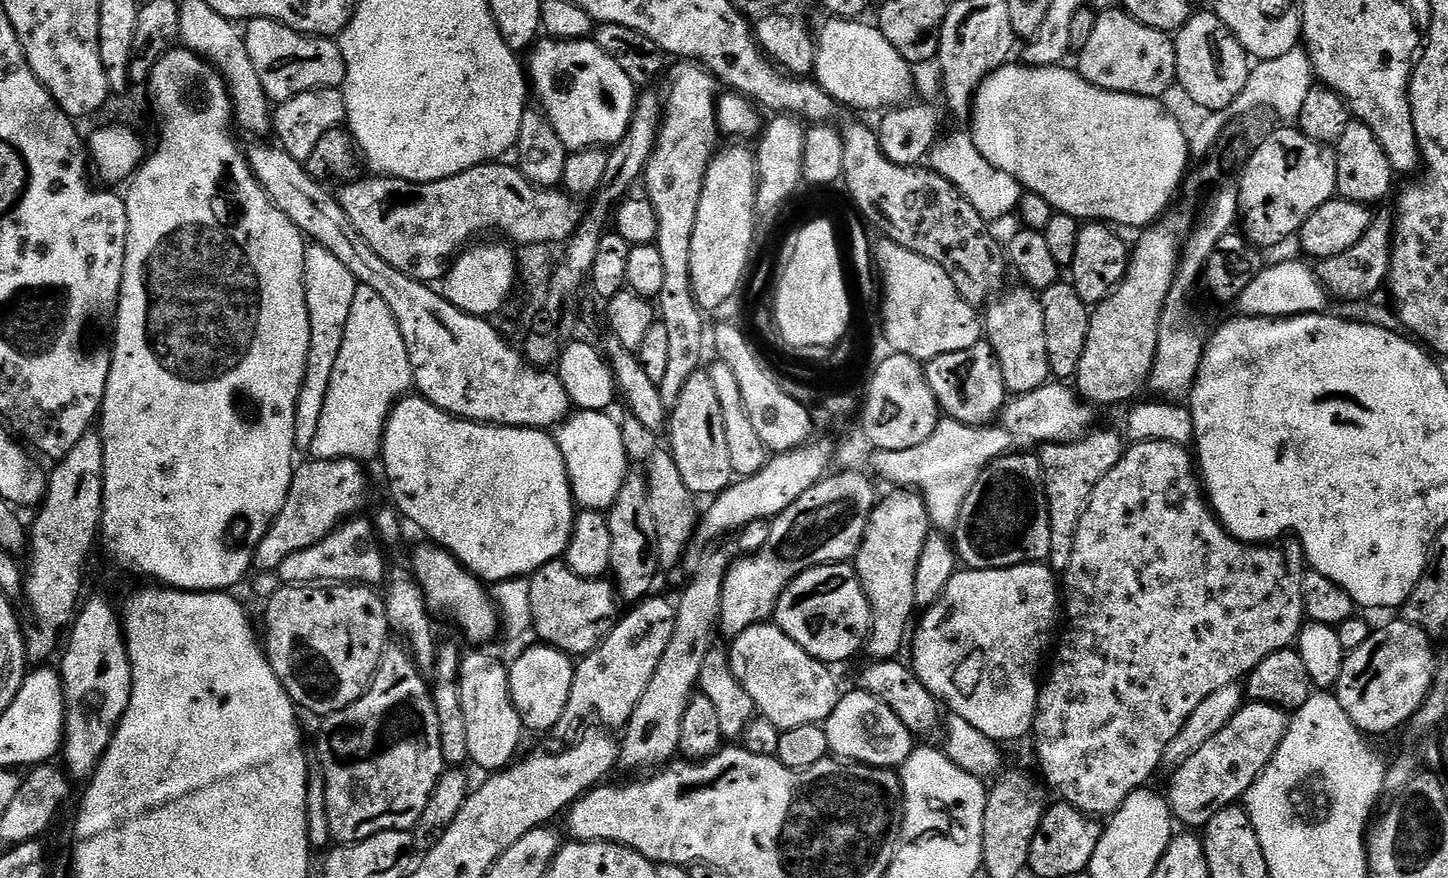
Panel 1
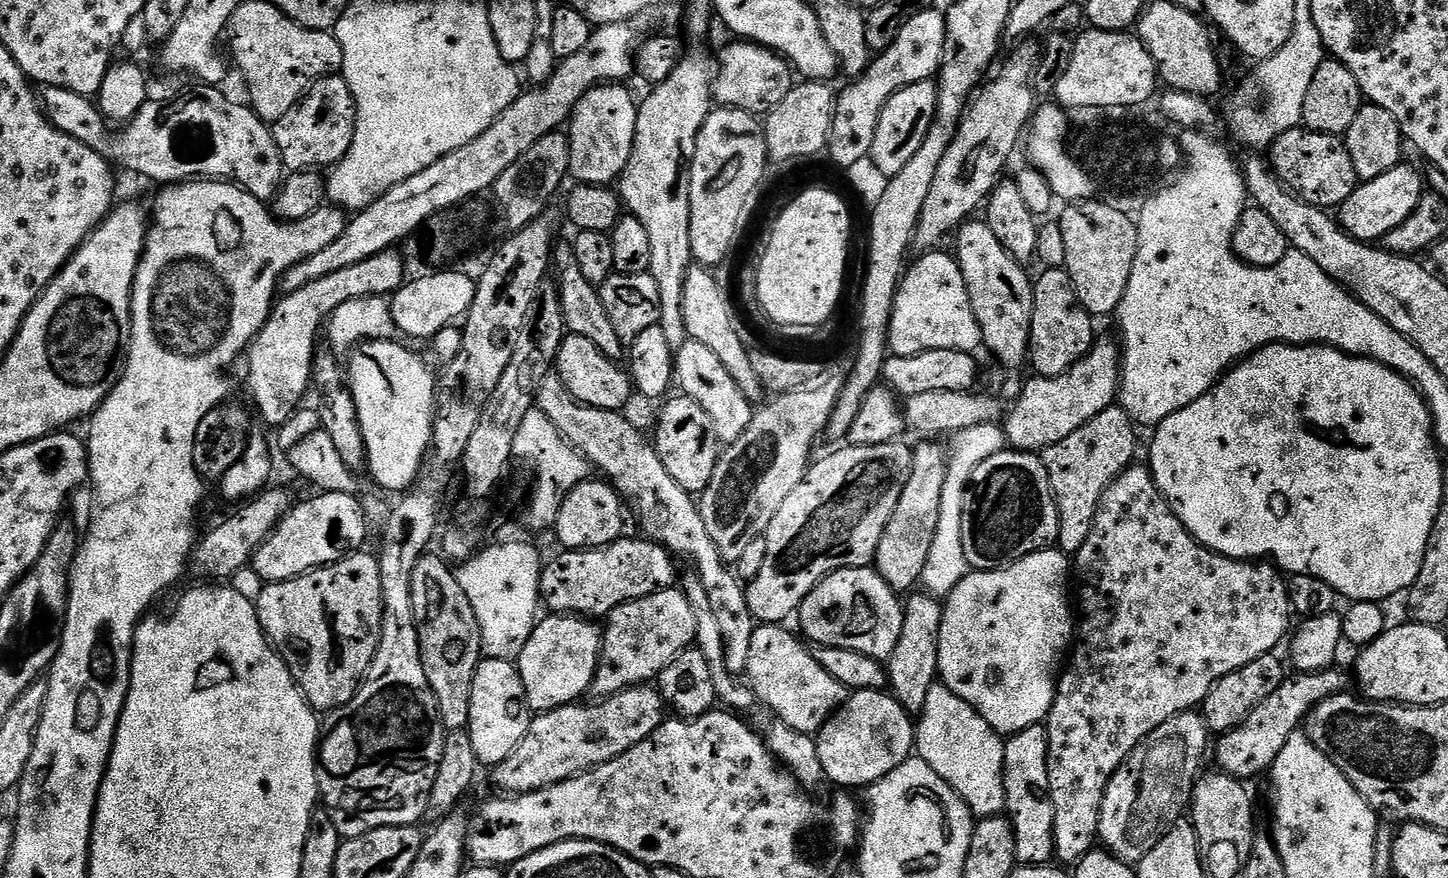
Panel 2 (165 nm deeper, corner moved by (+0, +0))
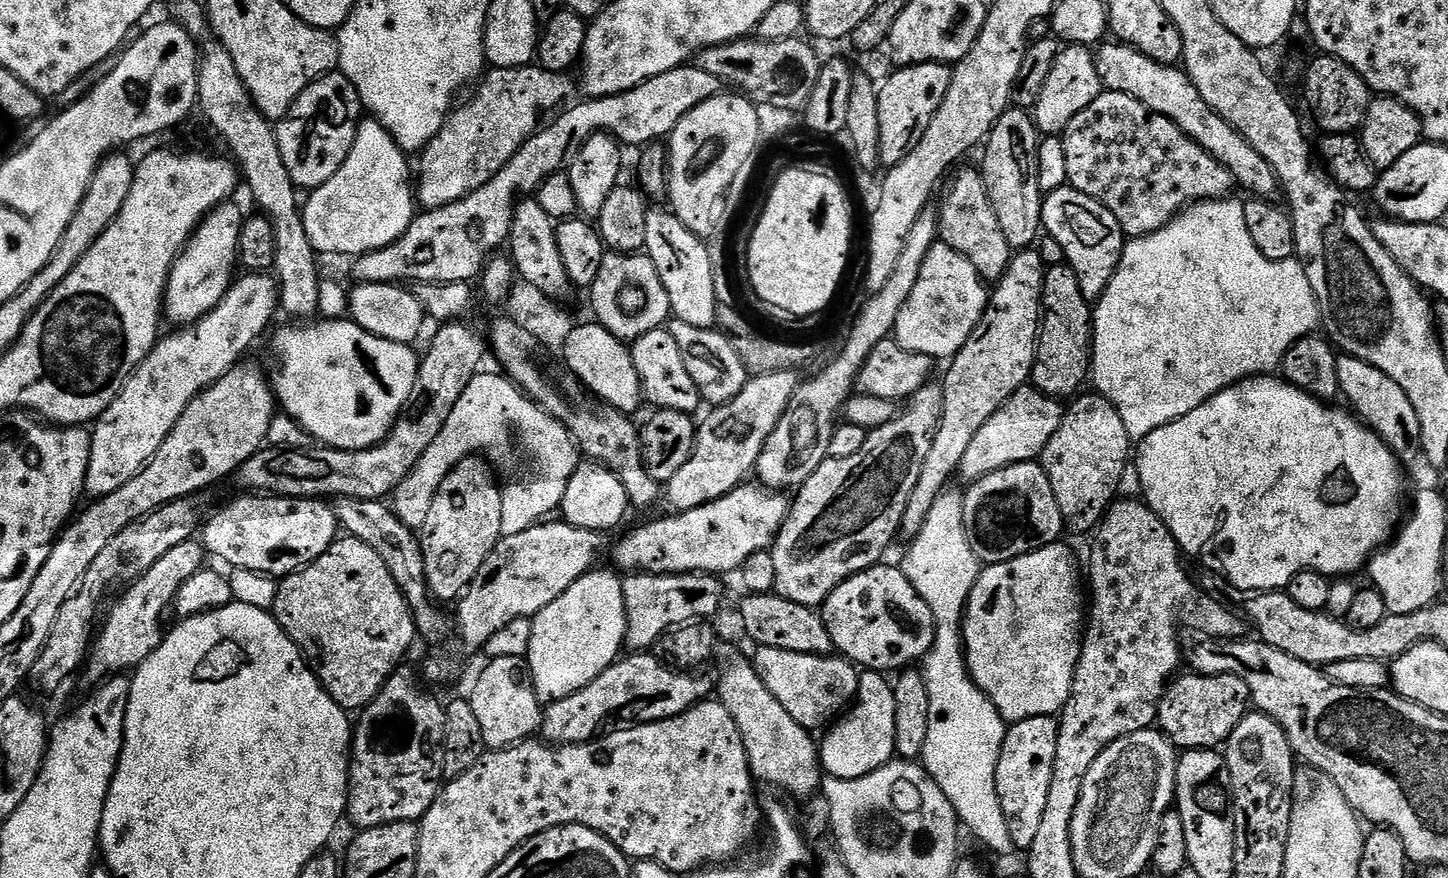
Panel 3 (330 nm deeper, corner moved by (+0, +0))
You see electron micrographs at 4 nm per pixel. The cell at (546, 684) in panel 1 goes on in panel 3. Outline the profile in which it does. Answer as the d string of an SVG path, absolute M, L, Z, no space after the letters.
M587 572L566 594L554 598L550 606L531 617L532 633L526 659L541 705L570 698L570 694L594 682L621 655L626 634L624 582L612 572Z

